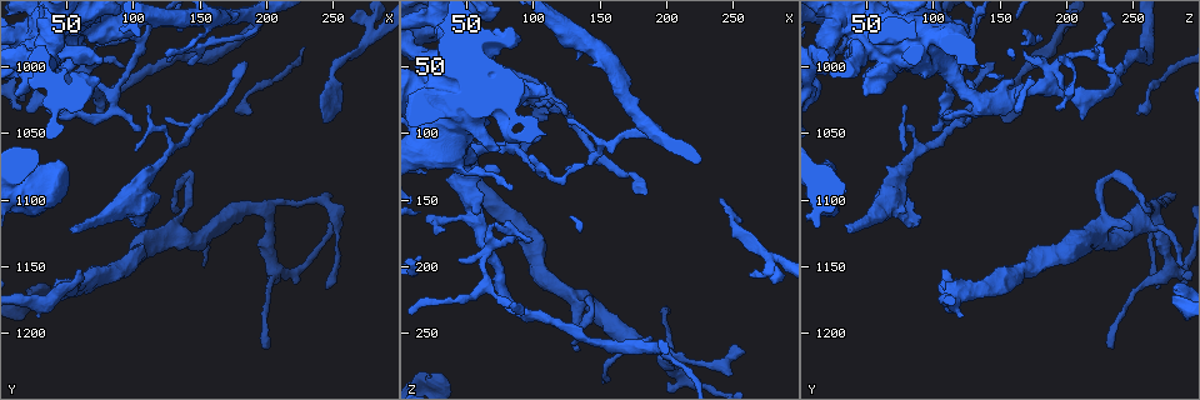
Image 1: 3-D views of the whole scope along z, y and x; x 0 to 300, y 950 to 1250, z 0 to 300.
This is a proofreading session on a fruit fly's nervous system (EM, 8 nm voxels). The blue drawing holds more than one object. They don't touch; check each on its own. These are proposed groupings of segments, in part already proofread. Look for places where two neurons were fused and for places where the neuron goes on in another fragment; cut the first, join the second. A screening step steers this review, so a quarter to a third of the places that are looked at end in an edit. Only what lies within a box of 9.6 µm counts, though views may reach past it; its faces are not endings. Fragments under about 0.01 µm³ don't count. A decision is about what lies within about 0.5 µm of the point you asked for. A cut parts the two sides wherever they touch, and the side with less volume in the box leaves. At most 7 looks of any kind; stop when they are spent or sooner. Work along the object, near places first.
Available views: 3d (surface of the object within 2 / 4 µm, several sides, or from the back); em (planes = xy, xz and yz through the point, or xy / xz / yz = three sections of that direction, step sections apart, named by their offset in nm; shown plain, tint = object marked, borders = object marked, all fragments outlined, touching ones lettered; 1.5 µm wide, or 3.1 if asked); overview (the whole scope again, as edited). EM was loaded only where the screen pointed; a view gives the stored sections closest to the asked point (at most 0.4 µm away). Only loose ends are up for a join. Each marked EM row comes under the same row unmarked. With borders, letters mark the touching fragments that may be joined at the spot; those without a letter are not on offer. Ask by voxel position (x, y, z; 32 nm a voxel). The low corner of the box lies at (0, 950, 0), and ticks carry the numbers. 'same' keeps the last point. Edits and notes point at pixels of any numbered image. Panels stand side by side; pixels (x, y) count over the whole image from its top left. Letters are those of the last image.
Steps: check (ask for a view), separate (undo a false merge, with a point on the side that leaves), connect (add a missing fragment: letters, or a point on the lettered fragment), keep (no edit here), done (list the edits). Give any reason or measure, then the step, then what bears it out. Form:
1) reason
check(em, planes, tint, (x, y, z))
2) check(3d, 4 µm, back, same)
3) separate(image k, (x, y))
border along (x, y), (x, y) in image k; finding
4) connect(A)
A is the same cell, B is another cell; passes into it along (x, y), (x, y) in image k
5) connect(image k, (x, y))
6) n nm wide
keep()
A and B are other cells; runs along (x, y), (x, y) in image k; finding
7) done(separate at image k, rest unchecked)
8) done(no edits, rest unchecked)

thin end
check(3d, 2 µm, (108, 1030, 76))

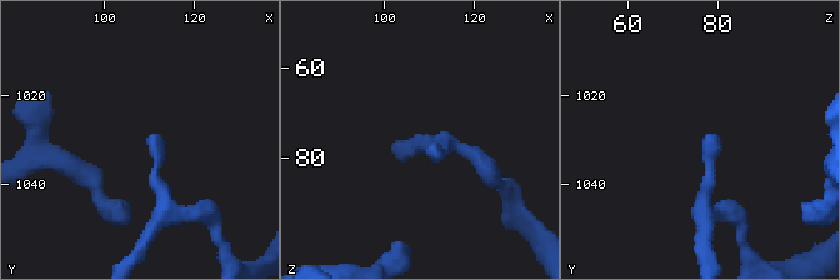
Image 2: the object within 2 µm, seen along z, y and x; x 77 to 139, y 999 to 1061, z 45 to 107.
check(em, planes, borders, (110, 1029, 77))

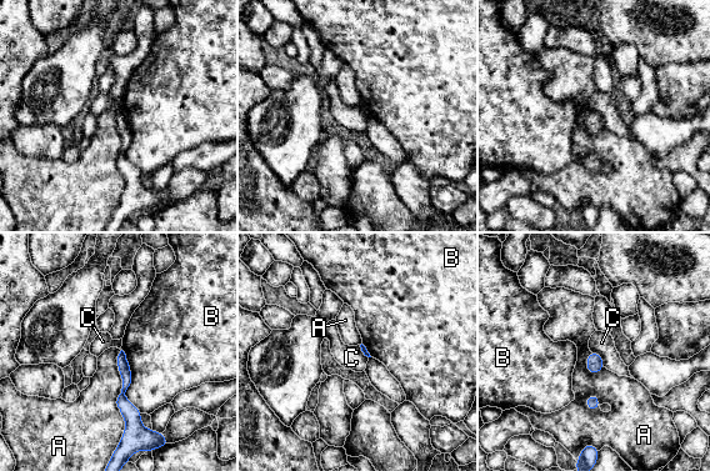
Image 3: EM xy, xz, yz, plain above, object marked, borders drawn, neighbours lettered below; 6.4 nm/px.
keep()
A, B and C are other cells; border along (121, 350), (120, 439) in image 3; none of them fits

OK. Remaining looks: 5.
branch stops here
check(3d, 2 µm, (184, 998, 144))

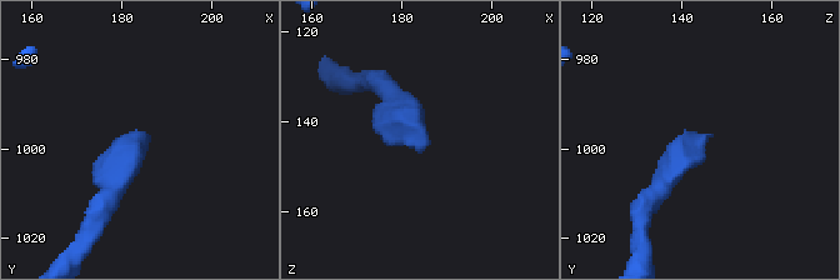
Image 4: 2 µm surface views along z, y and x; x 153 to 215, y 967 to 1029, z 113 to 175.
now the EM
check(em, xz, step 4, tint, (185, 997, 146))

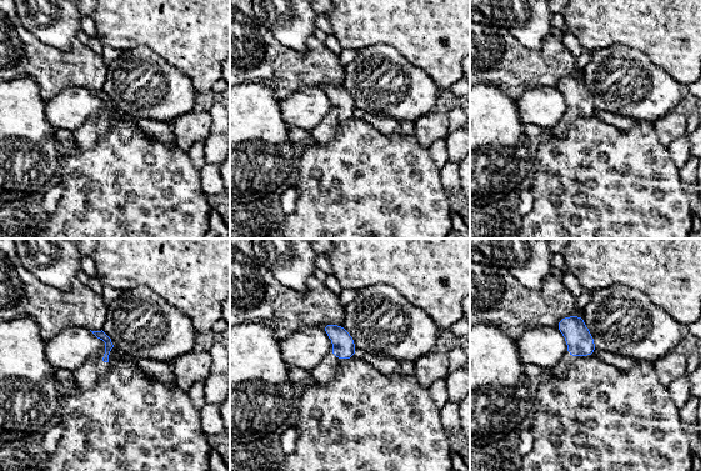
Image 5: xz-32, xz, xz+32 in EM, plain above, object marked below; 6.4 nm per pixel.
check(em, planes, borders, same)

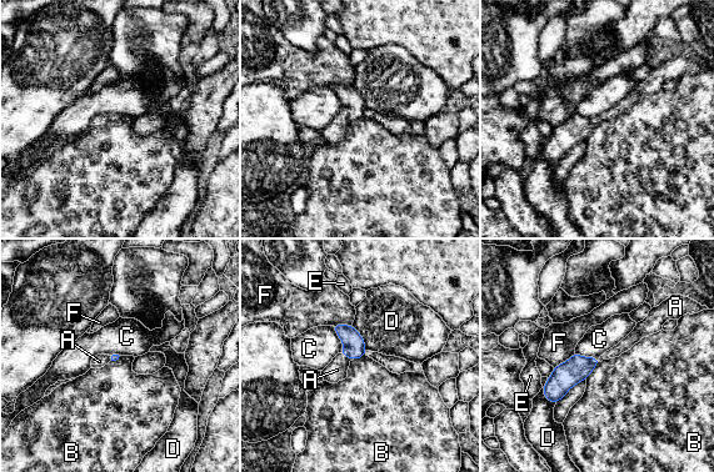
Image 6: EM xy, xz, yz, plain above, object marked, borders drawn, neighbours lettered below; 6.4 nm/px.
C touches over 190 nm
connect(A)
A is the same cell, B, C, D, E and F are other cells; it goes on there

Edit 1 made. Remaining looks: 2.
check(overview)

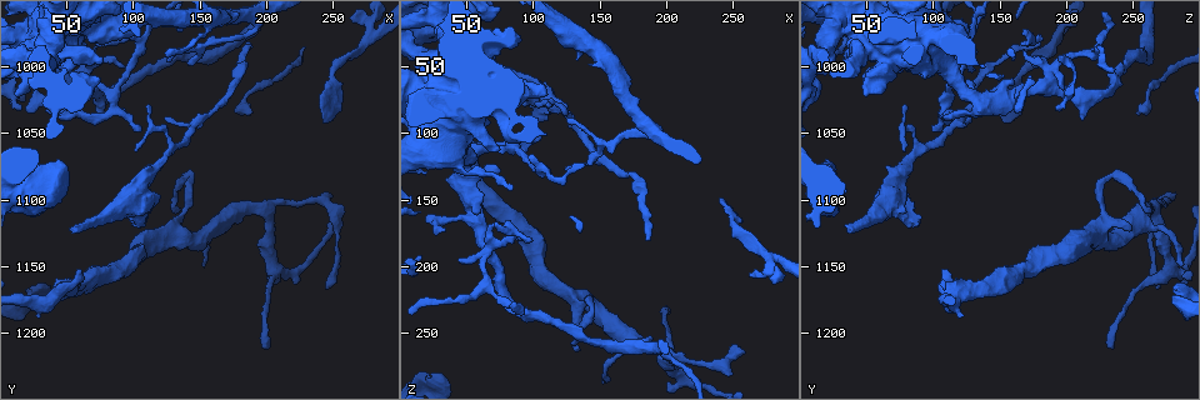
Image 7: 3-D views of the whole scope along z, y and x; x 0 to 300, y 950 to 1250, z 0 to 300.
a narrow waist
check(em, planes, borders, (188, 1018, 262))

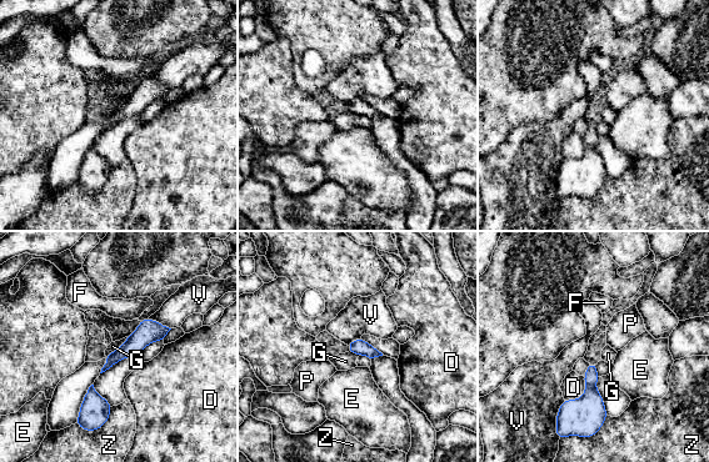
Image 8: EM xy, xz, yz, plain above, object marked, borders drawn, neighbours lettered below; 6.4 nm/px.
keep()
D, E, F, G, P, V and Z are other cells; continuous, no second neuron

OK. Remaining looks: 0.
done(connect at image 6, rest unchecked)

